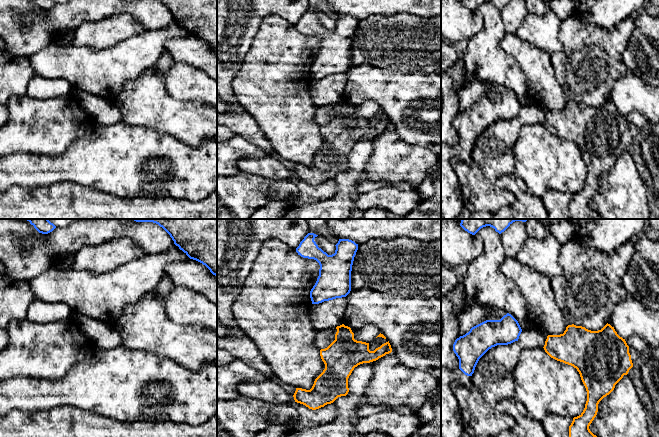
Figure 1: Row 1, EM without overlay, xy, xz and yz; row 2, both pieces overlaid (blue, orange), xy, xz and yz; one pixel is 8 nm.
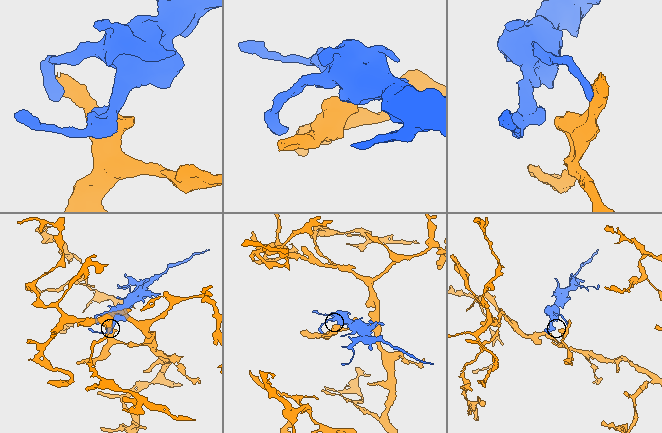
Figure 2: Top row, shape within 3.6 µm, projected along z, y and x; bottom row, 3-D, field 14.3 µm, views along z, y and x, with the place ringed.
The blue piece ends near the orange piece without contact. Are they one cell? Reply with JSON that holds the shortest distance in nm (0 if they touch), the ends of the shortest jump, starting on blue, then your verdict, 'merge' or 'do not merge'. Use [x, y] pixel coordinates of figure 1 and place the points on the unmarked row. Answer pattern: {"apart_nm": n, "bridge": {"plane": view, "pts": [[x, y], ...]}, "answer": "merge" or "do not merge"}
{"apart_nm": 200, "bridge": {"plane": "yz", "pts": [[521, 107], [545, 117]]}, "answer": "do not merge"}

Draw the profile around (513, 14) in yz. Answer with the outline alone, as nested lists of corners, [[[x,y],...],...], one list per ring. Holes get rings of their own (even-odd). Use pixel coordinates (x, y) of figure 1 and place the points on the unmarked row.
[[[510,0],[500,11],[507,33],[515,33],[528,14],[524,0]]]

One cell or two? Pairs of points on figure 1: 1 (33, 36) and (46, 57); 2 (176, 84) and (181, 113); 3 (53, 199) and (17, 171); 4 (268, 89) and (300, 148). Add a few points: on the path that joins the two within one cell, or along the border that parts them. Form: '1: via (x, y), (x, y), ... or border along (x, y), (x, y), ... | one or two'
1: border along (53, 39), (28, 57) | two
2: border along (164, 82), (166, 91), (174, 98), (202, 101) | two
3: border along (60, 181), (37, 187), (14, 186) | two
4: via (278, 104), (284, 111), (284, 117), (293, 133) | one

